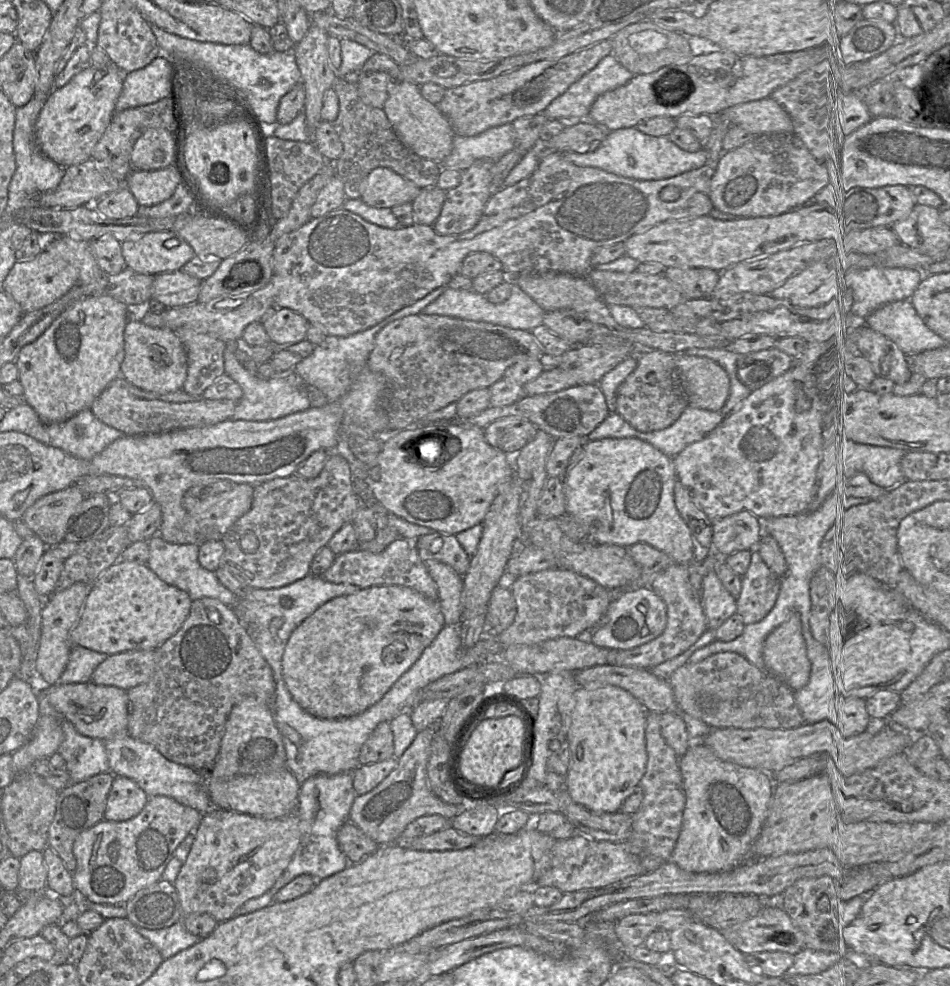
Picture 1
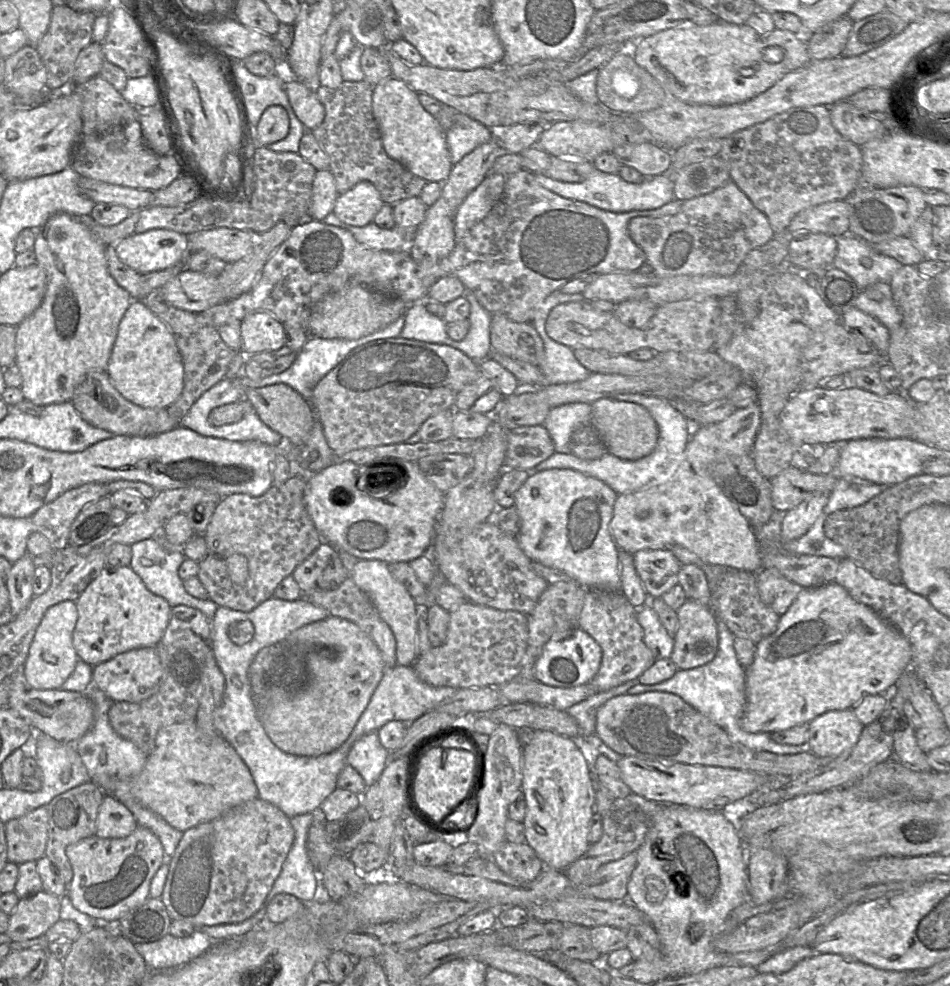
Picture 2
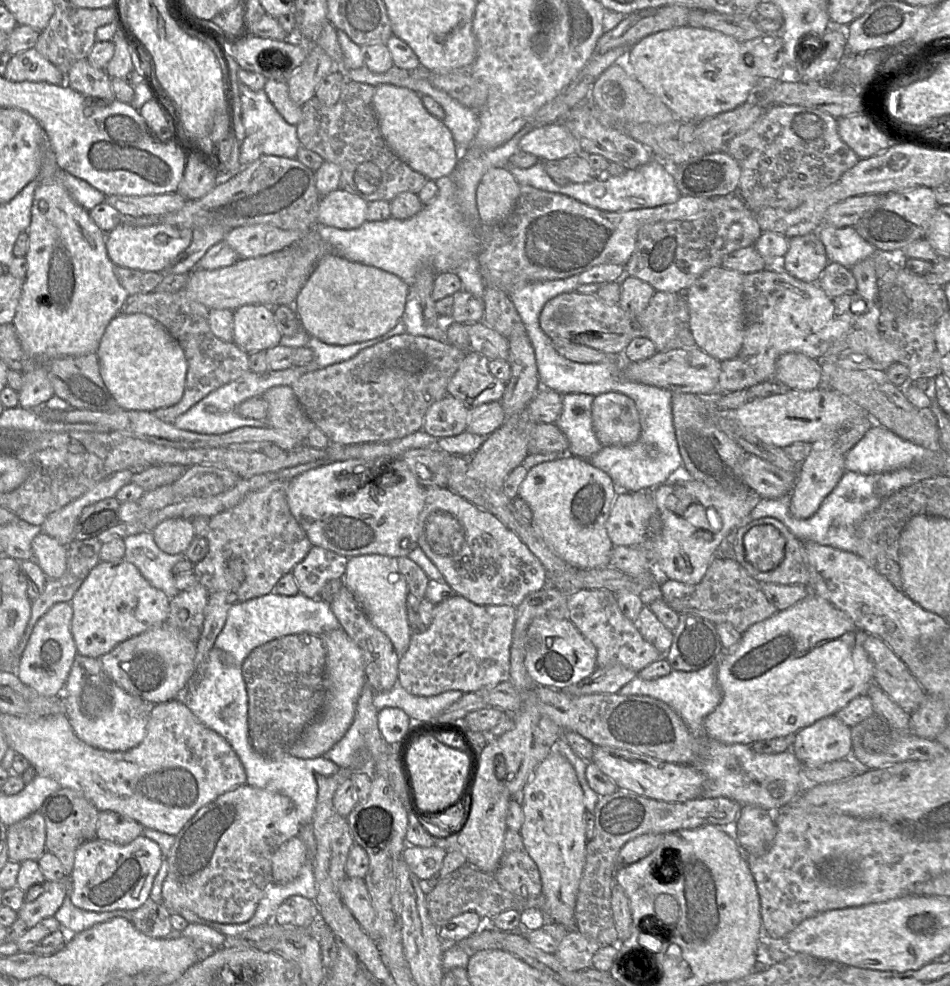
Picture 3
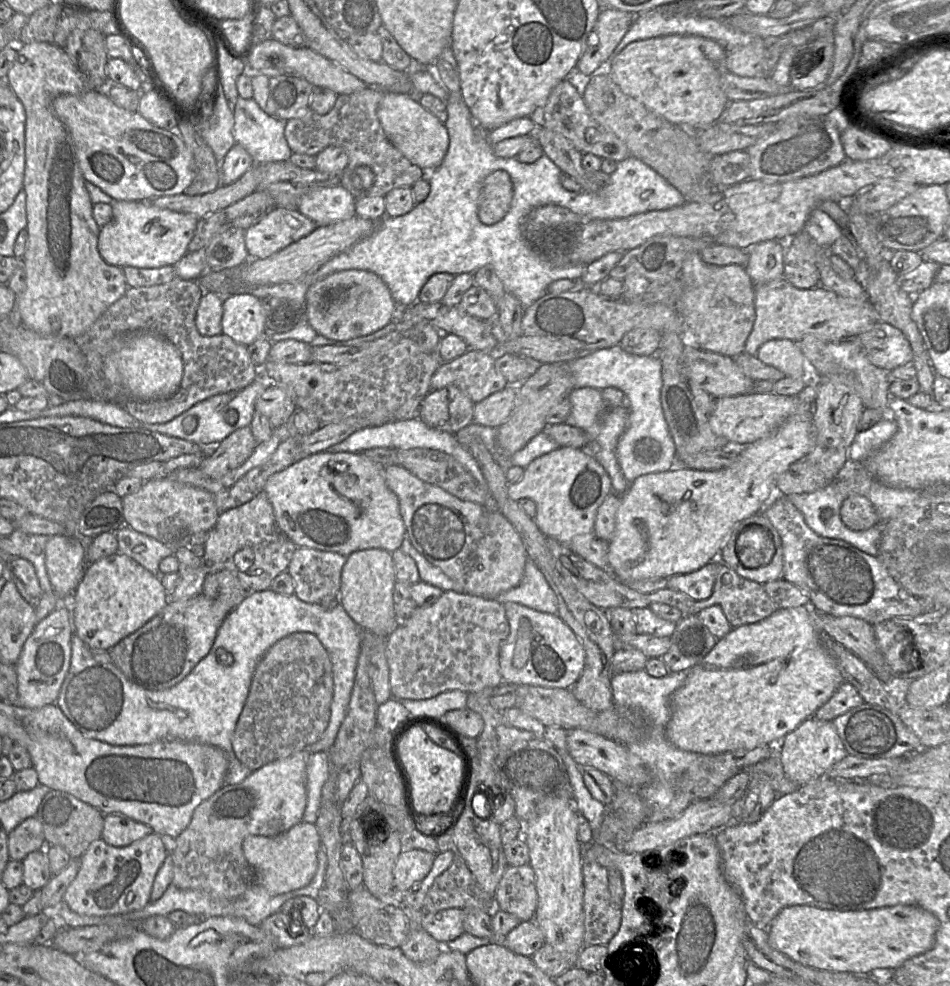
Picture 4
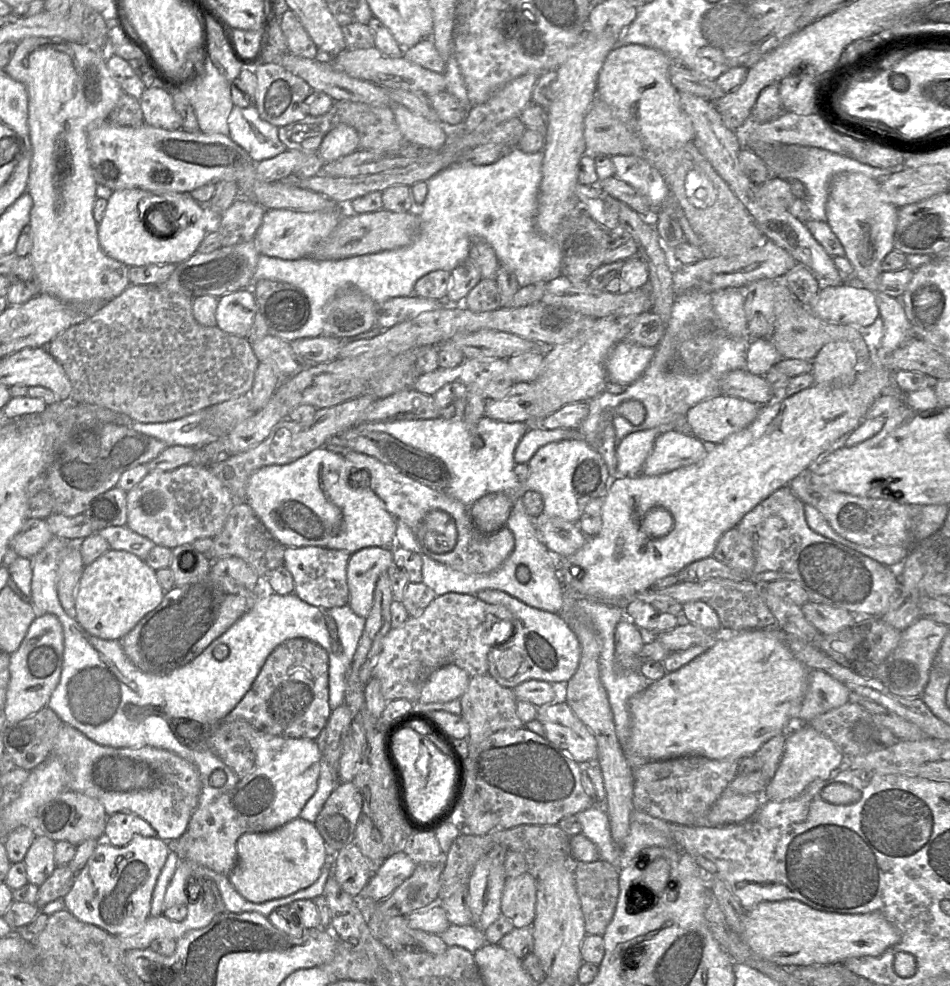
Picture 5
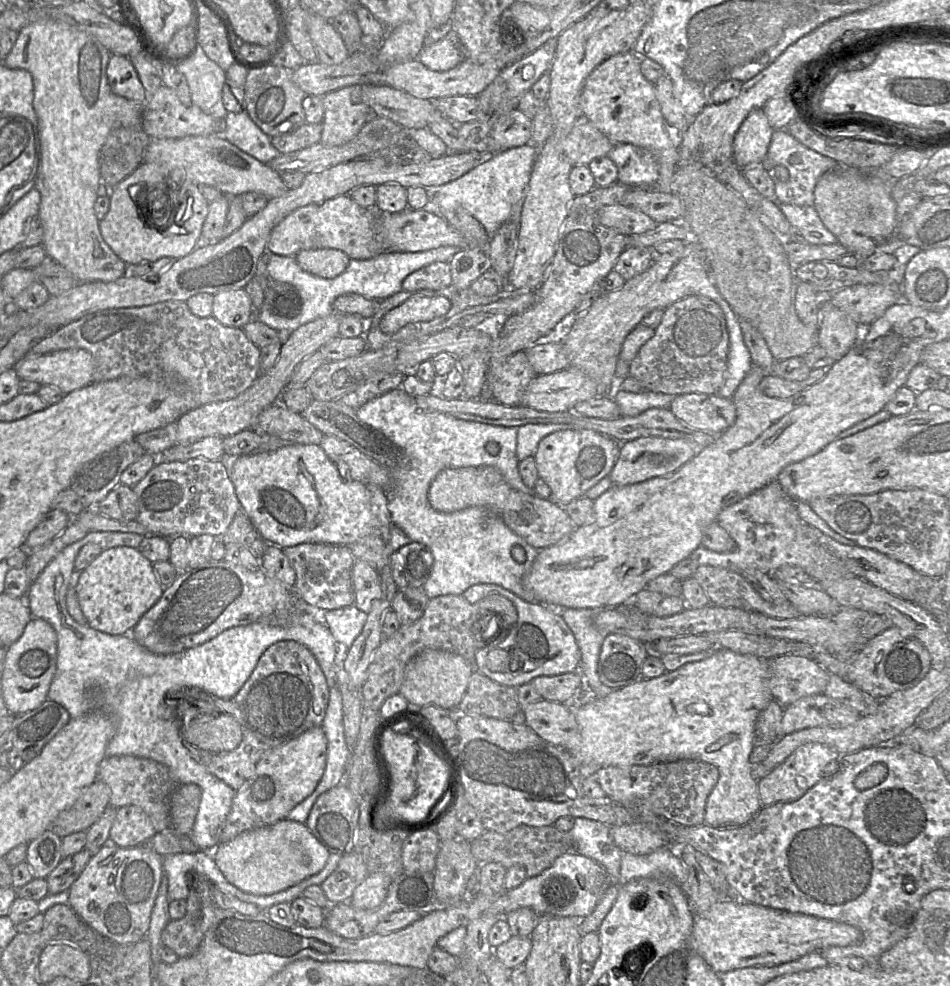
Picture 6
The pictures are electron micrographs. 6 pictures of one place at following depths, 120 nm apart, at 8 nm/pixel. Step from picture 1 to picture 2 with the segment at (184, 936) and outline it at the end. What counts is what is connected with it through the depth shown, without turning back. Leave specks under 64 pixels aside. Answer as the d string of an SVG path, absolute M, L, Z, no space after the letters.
M196 929L184 938L167 934L160 940L134 944L149 970L175 970L207 951L217 940Z

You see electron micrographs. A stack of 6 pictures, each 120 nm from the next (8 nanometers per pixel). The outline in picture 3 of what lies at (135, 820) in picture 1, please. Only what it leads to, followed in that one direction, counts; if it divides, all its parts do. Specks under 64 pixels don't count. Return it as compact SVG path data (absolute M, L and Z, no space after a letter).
M143 834L126 845L97 838L80 845L69 876L69 898L79 909L93 912L133 912L148 899L164 857L159 845Z

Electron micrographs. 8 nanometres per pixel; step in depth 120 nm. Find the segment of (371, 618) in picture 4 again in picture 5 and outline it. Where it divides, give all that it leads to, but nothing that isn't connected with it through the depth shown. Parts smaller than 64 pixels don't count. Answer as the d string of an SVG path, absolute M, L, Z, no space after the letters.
M366 547L351 554L347 566L348 605L359 616L367 618L379 577L393 565L392 548Z

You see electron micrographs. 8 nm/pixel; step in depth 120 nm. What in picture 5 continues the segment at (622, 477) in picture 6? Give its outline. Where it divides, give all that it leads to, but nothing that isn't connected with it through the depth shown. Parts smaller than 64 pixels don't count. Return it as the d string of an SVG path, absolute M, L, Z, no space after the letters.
M682 430L660 434L641 469L642 475L656 476L693 465L706 457L703 441Z

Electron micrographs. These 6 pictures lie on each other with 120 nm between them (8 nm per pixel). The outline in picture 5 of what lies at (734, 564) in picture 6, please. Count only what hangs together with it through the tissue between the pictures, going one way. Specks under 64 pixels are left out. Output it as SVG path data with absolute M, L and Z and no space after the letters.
M786 485L774 491L738 522L736 527L745 535L751 536L754 542L755 565L750 572L730 568L711 556L695 561L681 570L677 574L679 582L696 583L713 578L726 578L764 585L776 580L792 580L806 591L812 602L842 608L856 616L880 617L900 592L897 570L813 531L807 524L804 505L805 503Z

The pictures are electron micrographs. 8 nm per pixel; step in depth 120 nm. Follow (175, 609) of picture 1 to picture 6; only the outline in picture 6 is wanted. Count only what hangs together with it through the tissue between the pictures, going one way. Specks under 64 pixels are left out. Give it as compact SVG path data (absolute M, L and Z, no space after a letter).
M119 546L103 550L74 579L74 588L87 624L110 635L128 635L163 593L153 564L138 549Z

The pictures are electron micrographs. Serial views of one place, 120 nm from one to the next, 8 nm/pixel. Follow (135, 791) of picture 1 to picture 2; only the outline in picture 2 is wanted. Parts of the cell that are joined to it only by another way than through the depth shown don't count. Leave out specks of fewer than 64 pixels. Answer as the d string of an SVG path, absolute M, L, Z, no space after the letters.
M104 795L98 808L95 835L100 838L125 838L138 824L129 809L112 795Z

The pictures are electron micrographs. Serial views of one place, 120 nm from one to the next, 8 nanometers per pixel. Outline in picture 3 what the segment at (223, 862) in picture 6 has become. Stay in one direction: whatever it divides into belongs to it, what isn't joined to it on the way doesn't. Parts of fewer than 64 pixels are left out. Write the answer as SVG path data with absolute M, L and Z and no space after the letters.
M297 835L284 842L271 856L272 877L275 884L294 880L307 860L307 849Z

